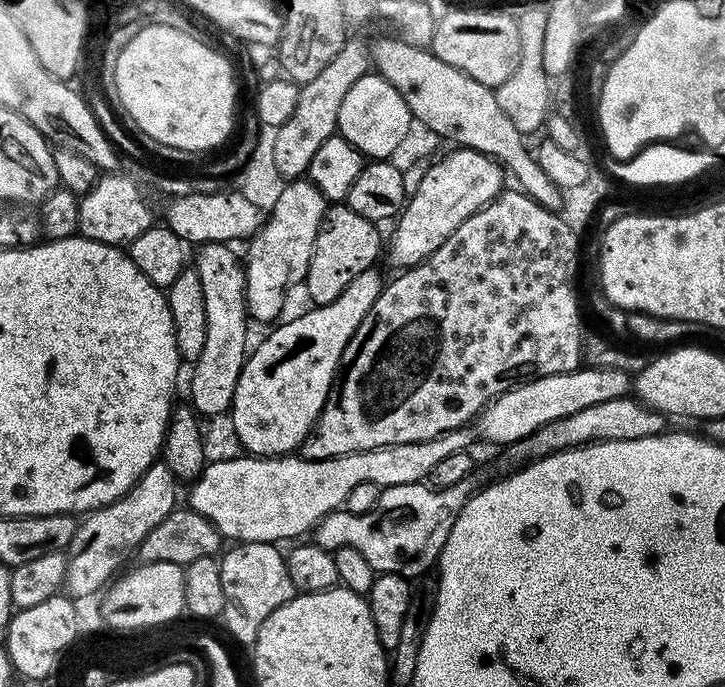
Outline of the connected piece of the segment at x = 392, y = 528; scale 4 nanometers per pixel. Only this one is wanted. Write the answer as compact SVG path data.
M472 478L454 482L449 488L429 486L424 482L390 486L381 491L377 504L369 512L337 510L324 517L314 529L314 543L331 553L337 548L354 546L378 574L393 572L407 578L423 577L427 573L424 571L439 561L446 538L450 538L450 530L454 530L454 522L477 488Z

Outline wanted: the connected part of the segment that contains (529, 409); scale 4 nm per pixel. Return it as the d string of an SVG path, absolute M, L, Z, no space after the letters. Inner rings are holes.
M581 366L572 372L559 372L543 376L537 380L525 380L510 391L497 396L489 402L474 421L476 432L492 444L507 446L534 434L542 426L578 410L587 410L589 406L598 406L598 402L611 402L614 398L629 395L634 380L631 375L615 368L595 368Z

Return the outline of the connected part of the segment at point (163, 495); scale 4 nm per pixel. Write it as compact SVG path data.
M157 462L144 471L142 478L138 478L135 486L122 494L122 498L87 513L77 523L74 538L66 549L68 565L64 588L67 595L79 598L92 596L96 591L99 593L129 563L127 560L139 553L140 543L146 534L150 534L150 530L154 530L154 526L158 526L166 514L178 507L179 500L176 499L180 496L180 488L182 484L176 479L174 470L163 462Z

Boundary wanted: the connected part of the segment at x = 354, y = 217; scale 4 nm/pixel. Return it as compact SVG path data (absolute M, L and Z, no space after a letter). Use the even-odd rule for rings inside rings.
M336 202L325 207L324 221L316 235L308 273L302 281L302 288L308 291L313 305L334 302L334 298L338 298L338 294L342 294L342 290L346 290L346 286L358 278L358 274L373 267L379 256L381 259L382 244L380 248L380 232L376 228L379 227L373 221L362 218L362 214L354 214L347 203Z

